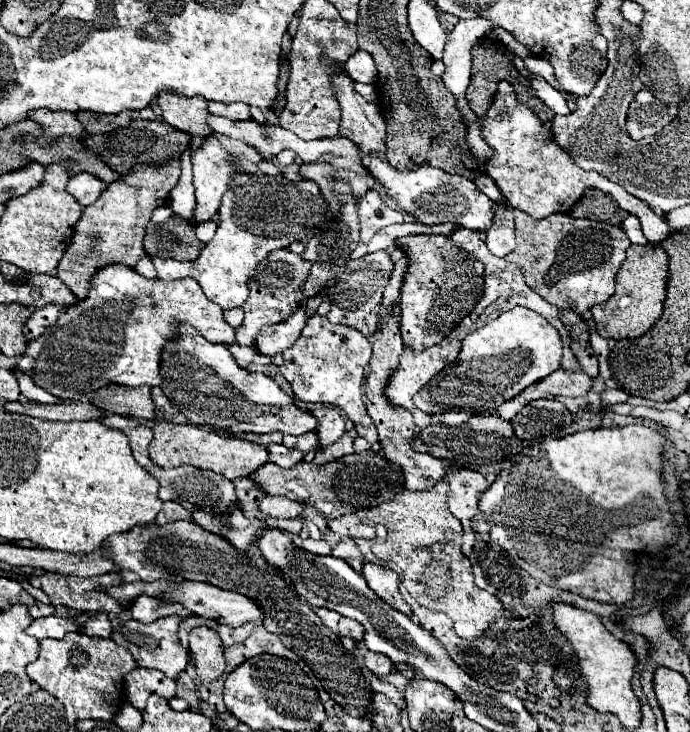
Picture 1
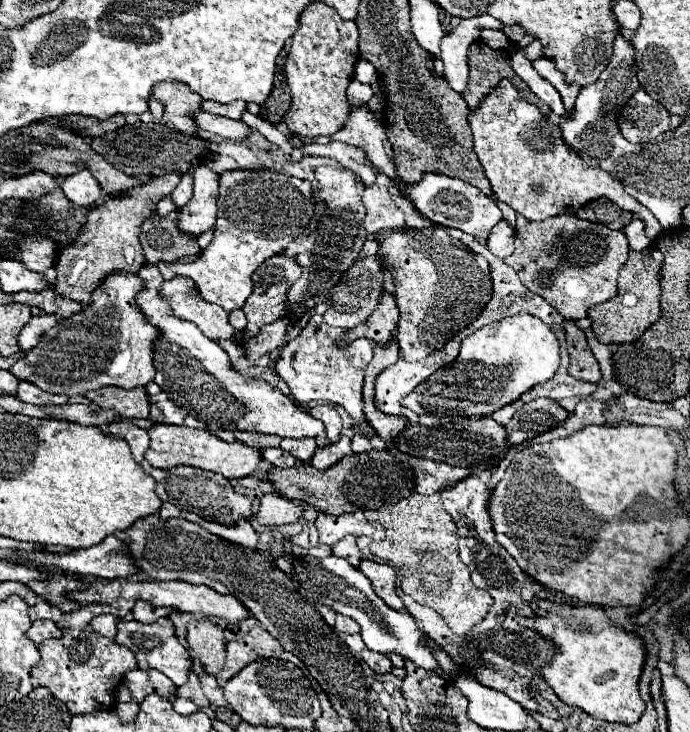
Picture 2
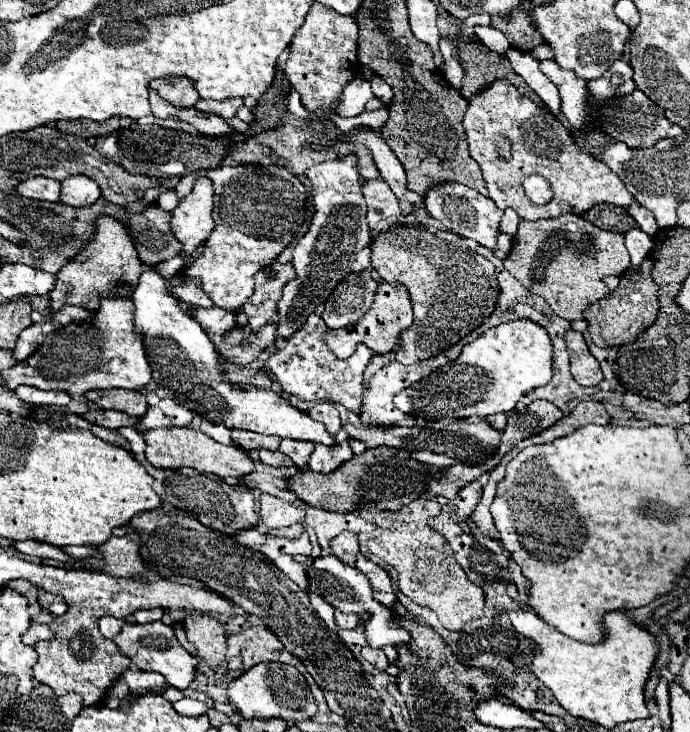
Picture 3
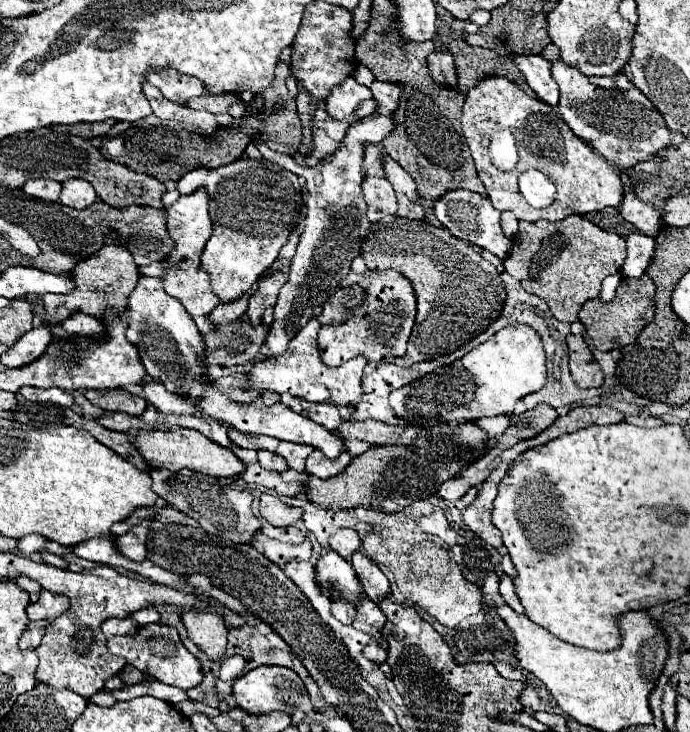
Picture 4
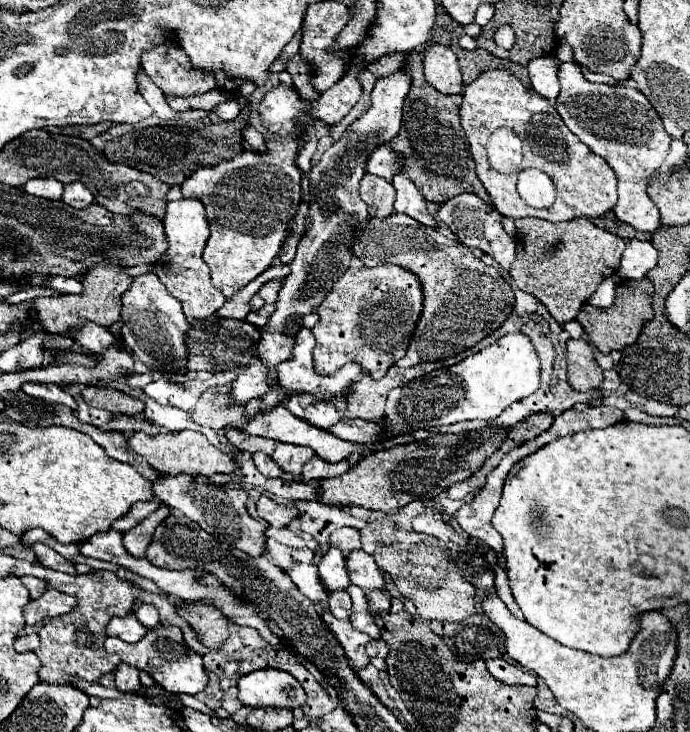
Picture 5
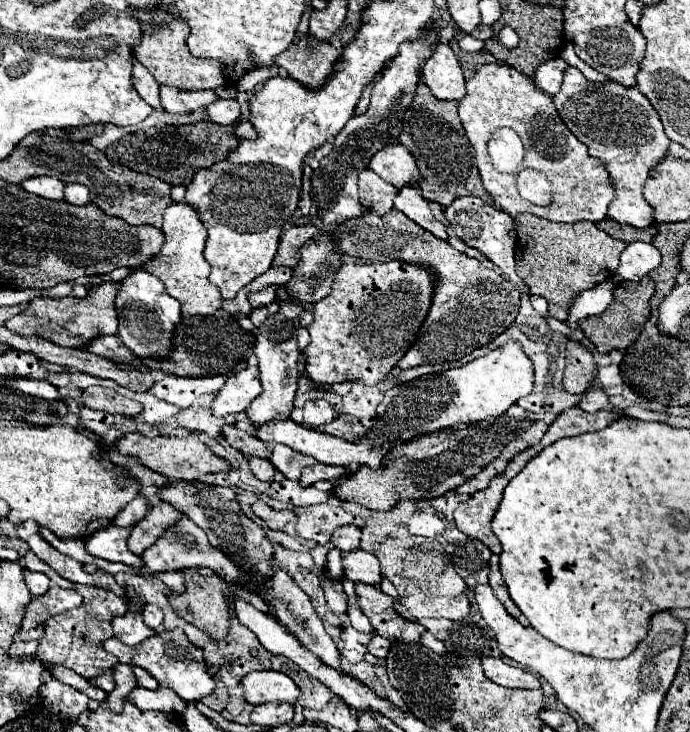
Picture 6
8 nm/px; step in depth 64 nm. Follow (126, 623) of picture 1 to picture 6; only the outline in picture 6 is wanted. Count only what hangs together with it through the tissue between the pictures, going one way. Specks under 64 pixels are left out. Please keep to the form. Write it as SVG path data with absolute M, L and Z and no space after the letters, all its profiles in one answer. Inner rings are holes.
M180 628L164 630L160 634L154 634L148 640L142 640L142 644L138 644L138 646L126 646L126 644L122 644L116 638L108 638L104 642L104 650L112 652L114 656L118 656L118 660L124 662L124 664L140 666L140 668L148 670L160 682L162 688L174 690L186 702L200 700L202 696L210 694L214 690L214 686L216 686L214 680L212 680L212 676L208 674L206 664L204 664L202 650L196 648L196 646L192 646L188 642L186 634Z

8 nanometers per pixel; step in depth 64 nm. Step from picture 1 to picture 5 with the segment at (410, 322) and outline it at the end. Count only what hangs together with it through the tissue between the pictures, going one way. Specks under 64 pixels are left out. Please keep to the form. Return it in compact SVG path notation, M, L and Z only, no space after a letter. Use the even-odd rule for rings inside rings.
M392 214L382 220L368 220L360 226L360 236L354 238L352 252L368 268L380 264L402 266L416 274L422 284L424 310L406 356L396 362L400 368L454 356L494 332L512 312L514 292L496 268L486 266L462 242L454 242L436 228L424 226L410 216Z

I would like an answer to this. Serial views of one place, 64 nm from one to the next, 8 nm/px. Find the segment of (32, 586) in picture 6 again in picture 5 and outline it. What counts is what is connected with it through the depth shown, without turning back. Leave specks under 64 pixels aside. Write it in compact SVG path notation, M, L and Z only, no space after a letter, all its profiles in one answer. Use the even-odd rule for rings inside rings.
M22 576L20 580L22 580L22 584L28 588L28 592L30 592L30 598L32 598L32 600L36 600L36 598L46 590L44 580L36 580L34 576Z

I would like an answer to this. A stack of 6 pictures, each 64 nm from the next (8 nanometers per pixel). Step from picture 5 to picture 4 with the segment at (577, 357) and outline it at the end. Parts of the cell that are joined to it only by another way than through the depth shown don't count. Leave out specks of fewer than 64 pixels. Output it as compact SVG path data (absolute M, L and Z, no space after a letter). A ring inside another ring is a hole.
M570 334L566 338L566 344L568 344L568 362L570 362L570 372L574 382L580 388L602 386L604 372L596 362L596 358L592 356L584 338L580 334Z

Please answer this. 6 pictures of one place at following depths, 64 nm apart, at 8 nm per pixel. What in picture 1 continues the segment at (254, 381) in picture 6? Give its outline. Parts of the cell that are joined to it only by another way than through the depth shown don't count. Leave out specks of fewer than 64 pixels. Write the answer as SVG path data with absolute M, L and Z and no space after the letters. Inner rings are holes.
M314 314L304 326L294 346L288 348L288 352L284 352L282 356L284 364L280 366L280 372L292 384L294 396L298 400L308 404L332 404L342 408L344 414L354 422L360 438L364 438L370 446L378 442L376 428L366 412L362 392L364 368L372 356L372 346L366 336L362 336L356 328L332 324L326 316Z

